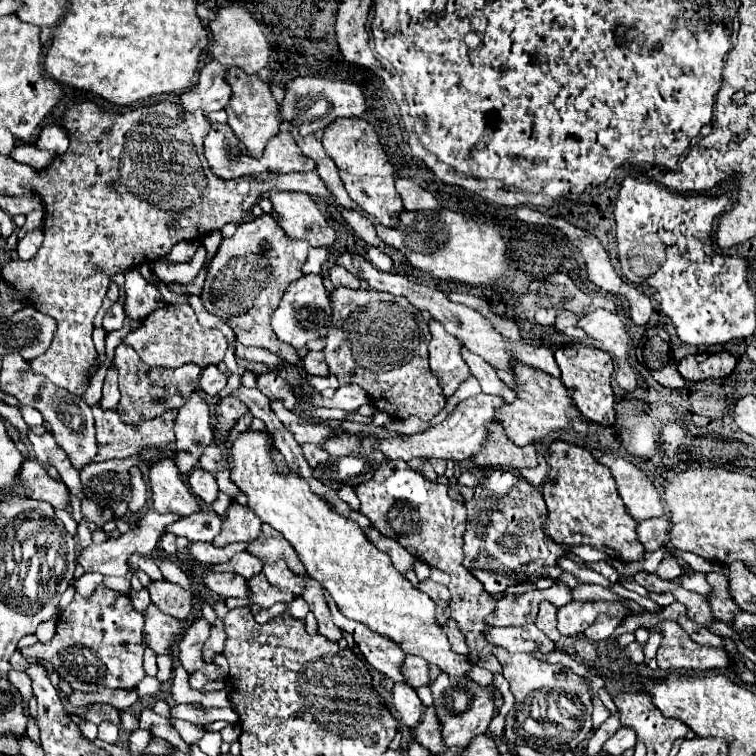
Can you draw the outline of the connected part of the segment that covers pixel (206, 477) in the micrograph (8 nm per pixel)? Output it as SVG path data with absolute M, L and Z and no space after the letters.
M195 469L191 475L189 475L189 489L193 491L195 497L199 497L203 503L211 505L219 493L219 487L215 483L215 477L209 473L209 471L203 471L203 469Z

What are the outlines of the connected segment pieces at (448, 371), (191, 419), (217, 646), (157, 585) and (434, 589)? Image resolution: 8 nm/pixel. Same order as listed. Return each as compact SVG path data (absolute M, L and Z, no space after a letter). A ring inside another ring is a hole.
M429 321L429 331L431 331L431 343L429 343L429 371L439 379L439 385L443 389L443 395L449 397L457 391L457 387L467 381L471 377L467 363L461 357L461 343L457 343L457 339L453 339L453 335L449 335L443 327L439 327L437 321Z
M193 393L189 401L179 409L175 419L175 451L185 455L175 455L175 465L181 475L189 475L207 445L213 441L209 403Z
M217 619L211 627L211 635L207 639L207 643L203 645L203 661L207 663L213 663L215 655L219 655L225 647L225 639L227 639L227 633L225 633L225 627L223 627L223 621Z
M151 581L149 587L149 597L151 601L167 615L173 615L177 619L189 619L191 607L197 605L199 593L191 593L175 583L169 581Z
M423 579L423 581L419 581L419 583L417 583L417 587L433 599L435 609L437 609L437 611L435 611L437 623L445 623L443 609L449 605L449 589L447 589L445 585L439 585L439 583L431 581L431 579Z

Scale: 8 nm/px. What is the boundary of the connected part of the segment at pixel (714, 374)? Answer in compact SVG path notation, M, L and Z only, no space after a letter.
M709 353L709 355L689 355L679 361L677 371L687 381L719 379L731 375L737 359L729 353Z

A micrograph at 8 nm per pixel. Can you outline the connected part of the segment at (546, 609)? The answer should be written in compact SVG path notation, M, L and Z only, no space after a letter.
M543 601L539 605L539 613L537 613L537 621L535 625L549 637L549 641L557 643L561 639L559 631L557 631L557 619L555 619L555 613L557 613L557 607L549 601Z

